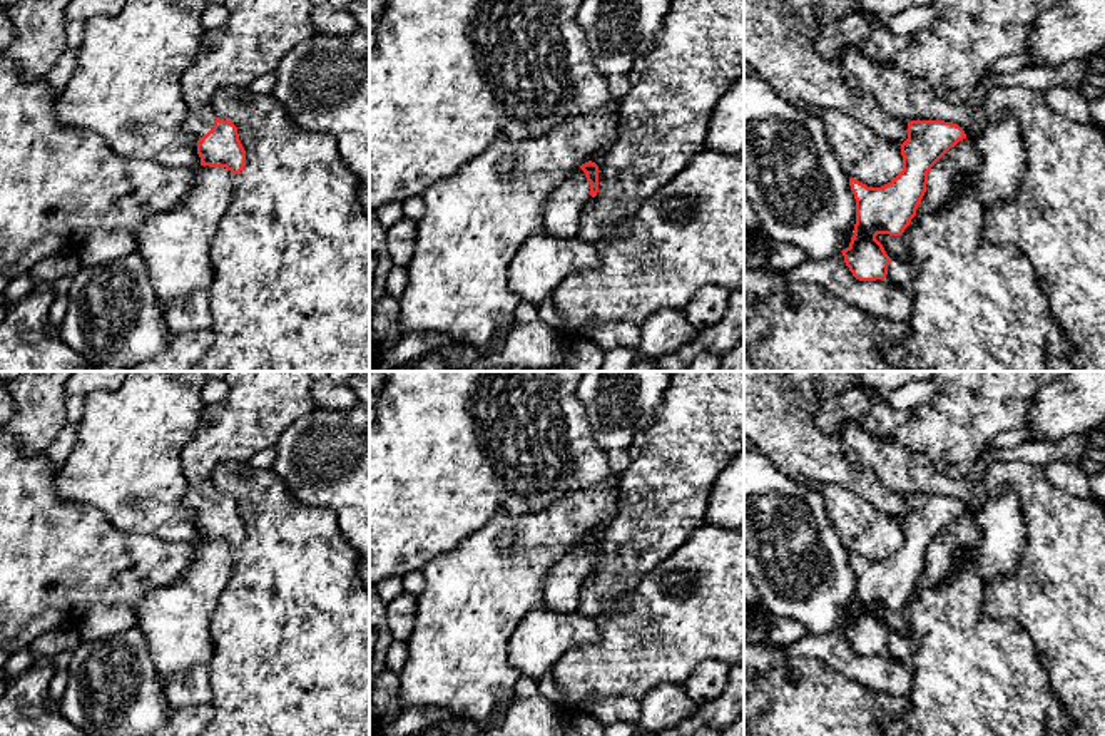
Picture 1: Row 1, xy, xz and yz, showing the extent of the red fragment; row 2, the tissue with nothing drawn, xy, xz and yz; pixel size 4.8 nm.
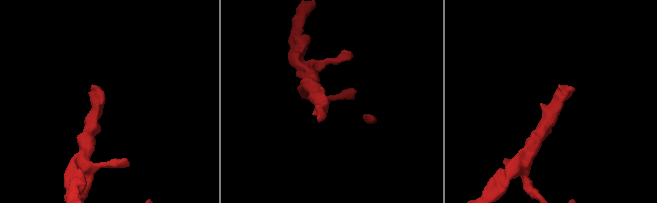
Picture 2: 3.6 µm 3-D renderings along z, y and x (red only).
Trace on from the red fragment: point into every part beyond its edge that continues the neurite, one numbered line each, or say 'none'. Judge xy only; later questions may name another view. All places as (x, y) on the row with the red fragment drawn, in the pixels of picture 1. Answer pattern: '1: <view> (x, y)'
1: xy (258, 34)

